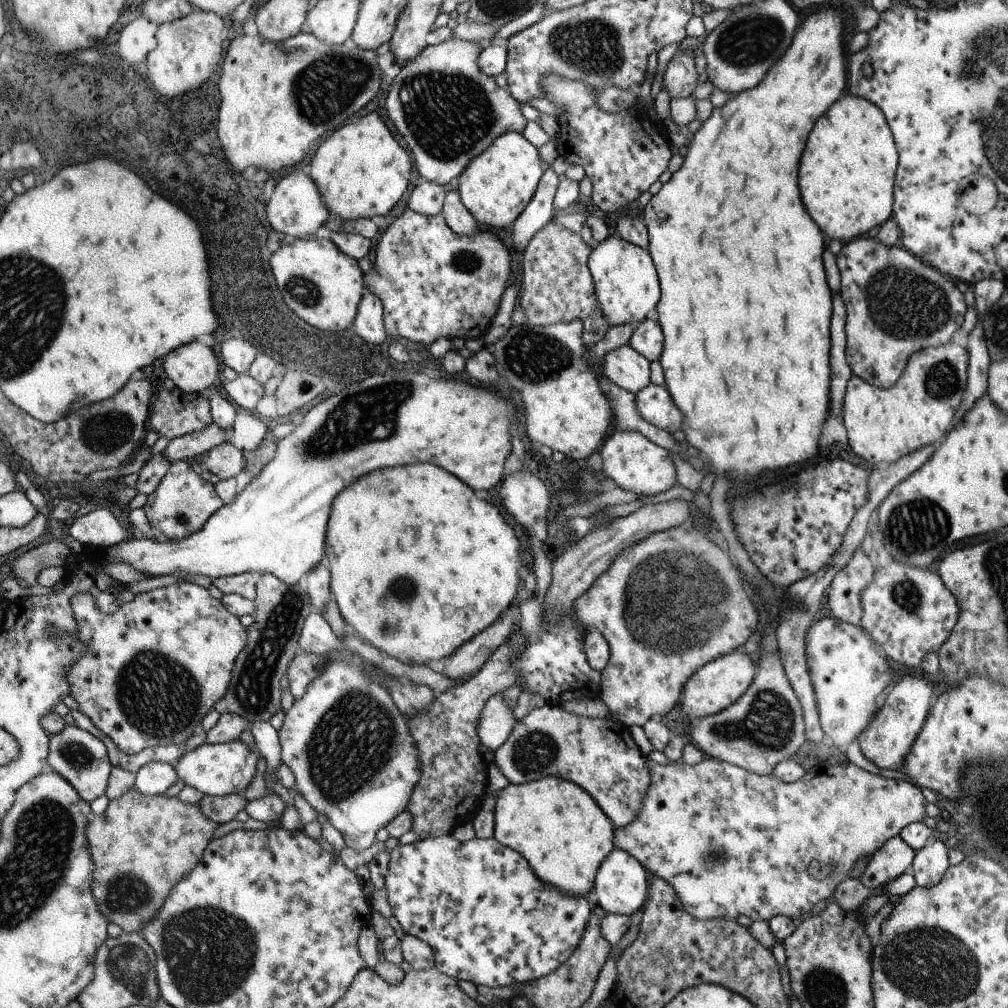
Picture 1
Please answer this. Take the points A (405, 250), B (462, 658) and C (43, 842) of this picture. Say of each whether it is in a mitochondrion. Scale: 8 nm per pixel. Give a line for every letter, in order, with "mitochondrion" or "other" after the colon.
A: mitochondrion
B: other
C: mitochondrion

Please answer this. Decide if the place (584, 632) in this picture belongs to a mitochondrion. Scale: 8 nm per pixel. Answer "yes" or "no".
no

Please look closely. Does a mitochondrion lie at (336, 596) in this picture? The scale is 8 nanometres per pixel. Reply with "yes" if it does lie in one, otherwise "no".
no

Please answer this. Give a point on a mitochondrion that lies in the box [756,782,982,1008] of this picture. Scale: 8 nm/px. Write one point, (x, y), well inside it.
(928, 963)

